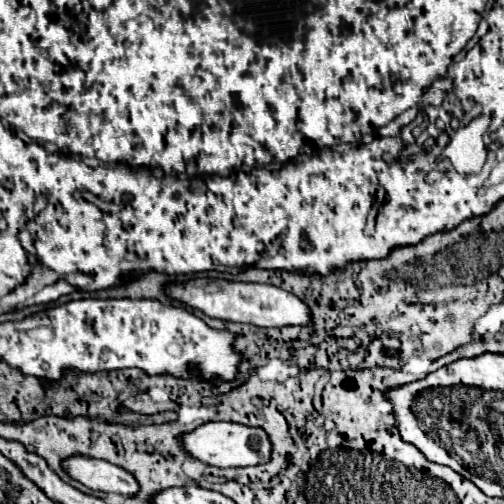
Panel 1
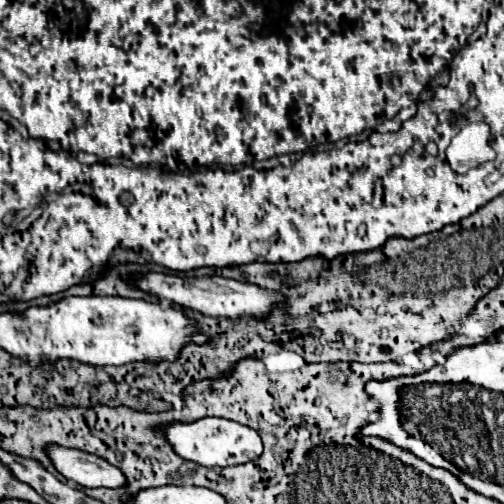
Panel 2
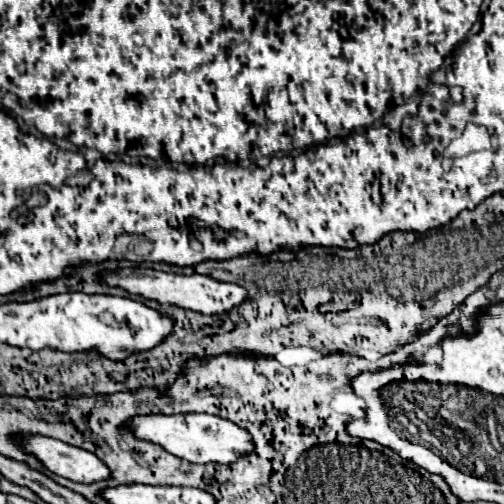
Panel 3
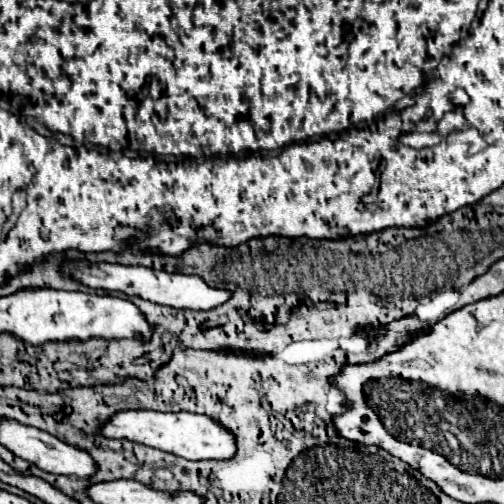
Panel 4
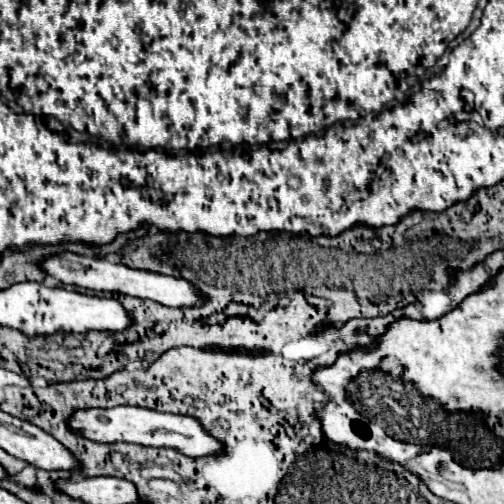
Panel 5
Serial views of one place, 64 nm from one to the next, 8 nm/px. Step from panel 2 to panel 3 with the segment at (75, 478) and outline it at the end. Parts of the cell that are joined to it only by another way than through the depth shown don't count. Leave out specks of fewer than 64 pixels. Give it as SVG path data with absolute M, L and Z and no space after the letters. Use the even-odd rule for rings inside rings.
M22 436L22 448L34 454L50 472L74 482L110 480L110 468L92 452L46 436Z

